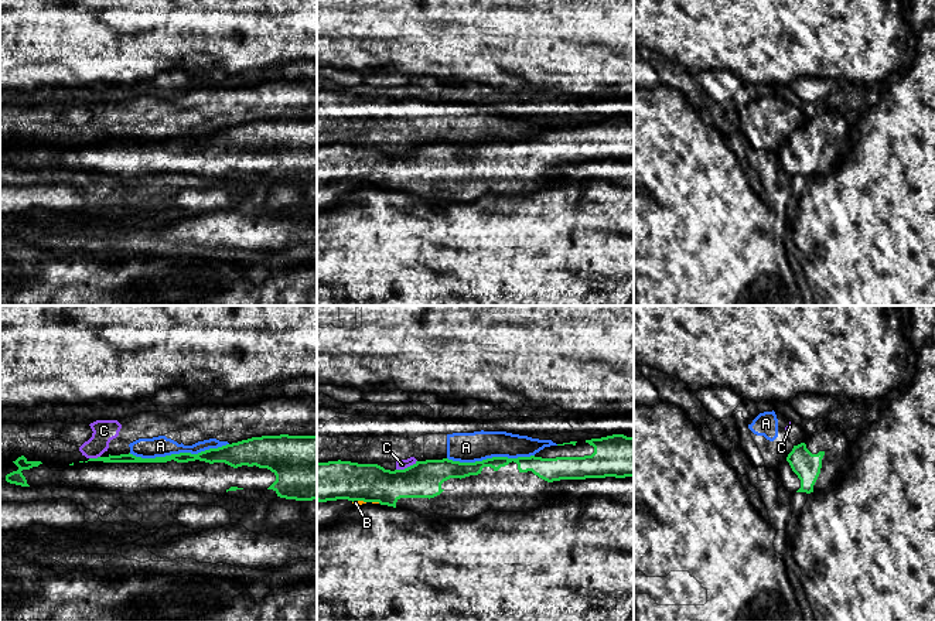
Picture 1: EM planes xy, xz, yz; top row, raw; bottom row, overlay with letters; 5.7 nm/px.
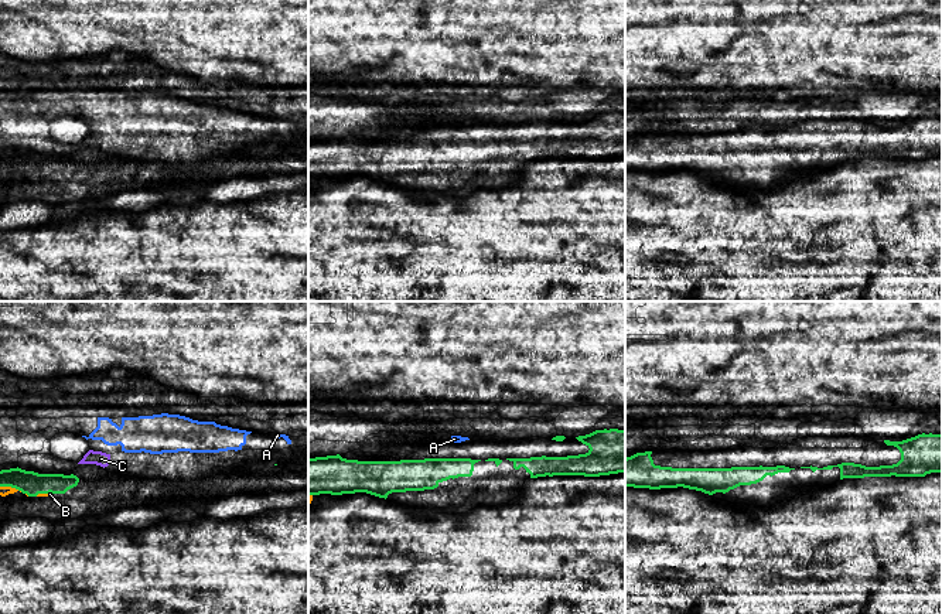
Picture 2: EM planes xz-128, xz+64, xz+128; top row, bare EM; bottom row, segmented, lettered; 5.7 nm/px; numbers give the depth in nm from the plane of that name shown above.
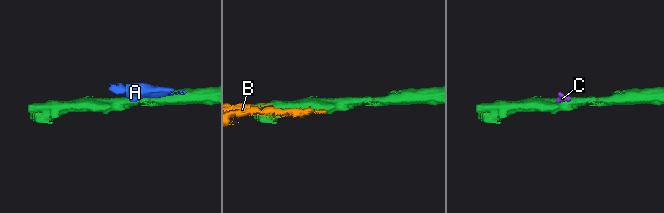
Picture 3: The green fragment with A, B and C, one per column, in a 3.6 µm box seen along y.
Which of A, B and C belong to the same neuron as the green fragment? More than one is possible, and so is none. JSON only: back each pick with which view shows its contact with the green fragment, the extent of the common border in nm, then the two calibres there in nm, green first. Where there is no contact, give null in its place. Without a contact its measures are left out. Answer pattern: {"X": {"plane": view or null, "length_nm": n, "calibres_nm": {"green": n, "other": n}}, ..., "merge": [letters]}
{"B": {"plane": "xz", "length_nm": 80, "calibres_nm": {"green": 220, "other": 30}}, "merge": ["B"]}

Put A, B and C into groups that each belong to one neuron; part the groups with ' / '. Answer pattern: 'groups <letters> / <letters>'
groups A C / B

